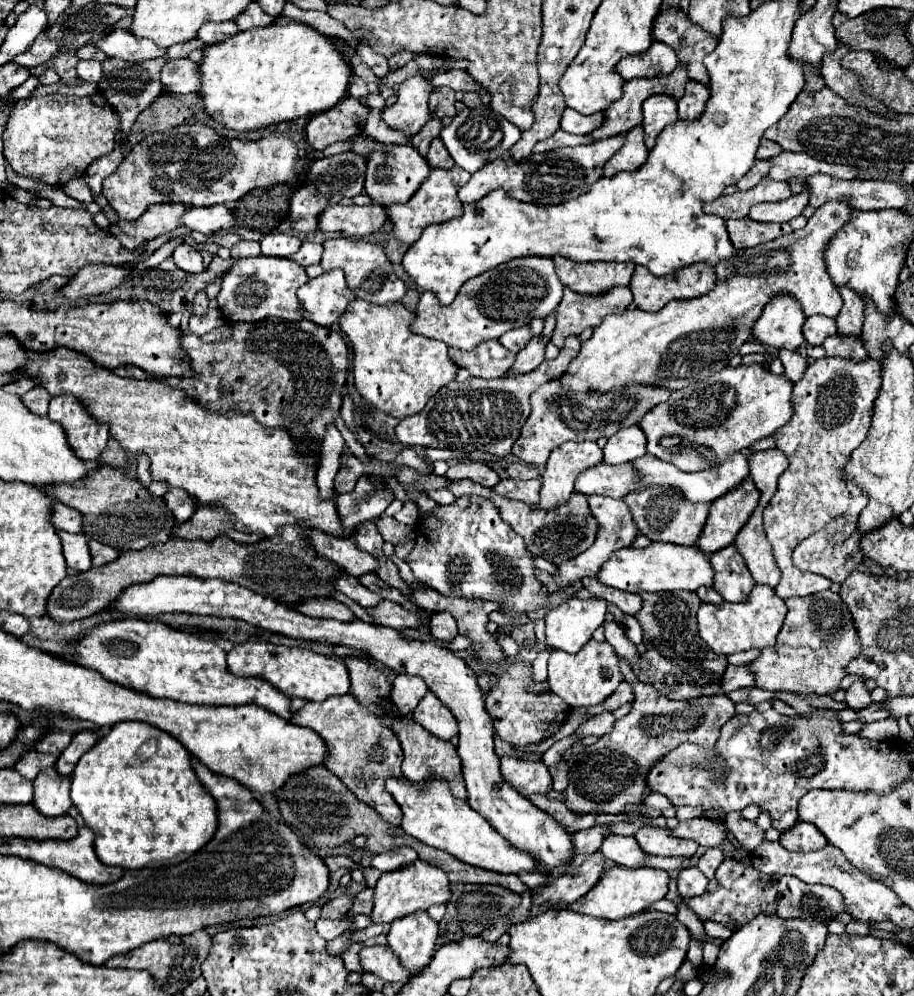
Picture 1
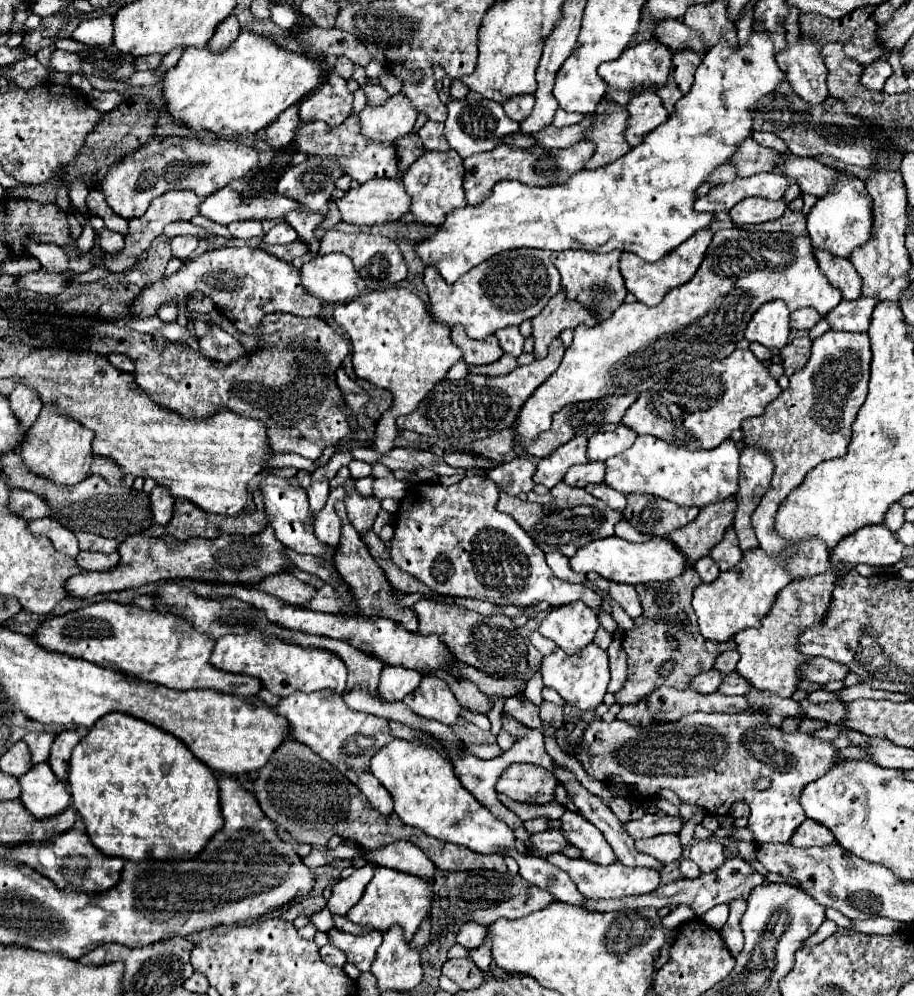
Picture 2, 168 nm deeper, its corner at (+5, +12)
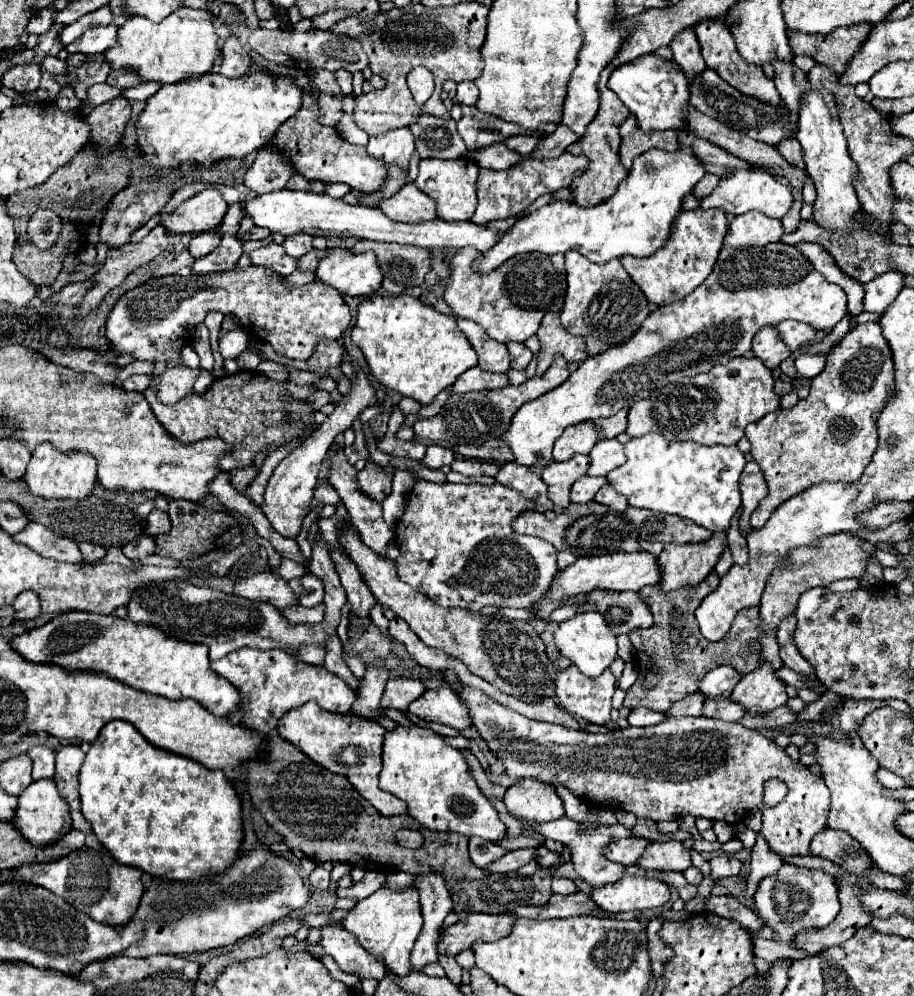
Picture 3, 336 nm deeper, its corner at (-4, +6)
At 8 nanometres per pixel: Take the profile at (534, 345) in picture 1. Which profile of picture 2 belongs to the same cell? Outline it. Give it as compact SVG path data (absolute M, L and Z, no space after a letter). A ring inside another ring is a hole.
M502 355L496 363L490 363L490 365L468 365L468 371L470 373L478 373L478 375L490 375L490 377L496 377L496 375L506 375L510 371L516 369L516 359L512 355Z

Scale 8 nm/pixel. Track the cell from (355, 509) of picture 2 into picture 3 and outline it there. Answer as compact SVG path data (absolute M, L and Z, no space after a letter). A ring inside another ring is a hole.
M373 461L365 465L363 471L357 473L357 483L361 493L365 493L369 499L383 503L385 497L391 493L391 477L387 477L379 465Z

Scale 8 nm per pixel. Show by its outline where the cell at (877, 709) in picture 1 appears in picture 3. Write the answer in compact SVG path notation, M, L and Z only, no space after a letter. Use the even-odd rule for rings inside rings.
M783 705L767 713L765 717L745 714L739 722L749 729L757 729L757 731L763 732L767 729L778 728L793 723L797 720L798 715L799 713L793 713L786 705Z

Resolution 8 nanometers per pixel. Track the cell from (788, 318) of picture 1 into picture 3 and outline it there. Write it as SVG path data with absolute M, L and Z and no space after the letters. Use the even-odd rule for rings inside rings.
M769 325L767 329L759 329L759 333L753 337L753 353L757 359L761 359L769 369L775 369L783 359L791 355L787 345L779 341L779 333L775 333L775 327Z

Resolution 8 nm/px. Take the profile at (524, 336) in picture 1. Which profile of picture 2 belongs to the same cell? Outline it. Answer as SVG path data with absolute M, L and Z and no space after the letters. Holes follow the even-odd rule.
M506 327L502 331L496 331L494 333L500 341L500 347L504 349L504 353L510 353L514 357L518 357L522 353L522 347L524 347L524 337L520 335L518 327Z

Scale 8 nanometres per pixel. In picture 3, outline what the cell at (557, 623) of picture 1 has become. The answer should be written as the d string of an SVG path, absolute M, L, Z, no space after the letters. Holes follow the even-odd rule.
M597 611L591 613L579 613L573 619L567 619L563 623L559 623L555 635L555 645L559 647L559 651L571 659L573 665L579 667L579 671L583 671L587 677L597 677L603 673L603 669L607 669L613 659L617 657L617 639L611 633L609 625L605 623L603 615Z

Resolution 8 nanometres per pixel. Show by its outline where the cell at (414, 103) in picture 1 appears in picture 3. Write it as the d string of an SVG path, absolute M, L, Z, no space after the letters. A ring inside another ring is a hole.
M409 127L387 131L379 137L371 137L367 145L367 153L385 161L397 163L401 167L409 165L409 157L415 151L415 137Z

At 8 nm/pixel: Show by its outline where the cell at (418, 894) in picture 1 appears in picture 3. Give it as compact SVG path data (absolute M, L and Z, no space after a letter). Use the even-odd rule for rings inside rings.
M383 885L373 895L359 901L351 909L351 913L345 917L343 923L345 923L345 929L349 933L353 933L357 937L357 941L367 951L377 955L393 973L397 973L399 977L405 977L411 971L411 967L409 967L411 949L423 927L419 893L415 887L393 891L393 889L387 889L387 885Z

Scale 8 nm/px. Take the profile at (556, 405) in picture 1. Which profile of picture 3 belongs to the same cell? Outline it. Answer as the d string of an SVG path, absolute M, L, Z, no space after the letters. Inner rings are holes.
M621 409L613 417L603 417L595 421L583 421L579 425L571 425L565 429L565 433L555 441L553 459L555 461L567 461L577 453L589 453L595 443L603 439L613 439L619 433L627 429L627 409Z

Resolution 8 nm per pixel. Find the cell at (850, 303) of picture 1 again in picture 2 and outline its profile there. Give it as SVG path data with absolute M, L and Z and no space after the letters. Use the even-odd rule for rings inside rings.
M814 247L814 257L820 271L841 291L844 300L851 301L861 296L862 279L848 259L836 257L820 247Z

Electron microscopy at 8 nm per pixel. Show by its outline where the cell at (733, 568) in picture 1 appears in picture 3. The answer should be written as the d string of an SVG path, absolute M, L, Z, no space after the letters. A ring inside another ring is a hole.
M737 513L733 517L731 527L727 529L727 541L729 541L729 551L733 555L735 565L745 565L749 561L749 557L747 557L747 541L745 541L745 537L739 531L739 515L741 513Z

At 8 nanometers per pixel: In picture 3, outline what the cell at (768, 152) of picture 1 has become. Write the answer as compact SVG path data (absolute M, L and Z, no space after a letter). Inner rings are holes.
M785 139L785 141L781 141L781 143L777 145L777 151L779 151L787 161L791 161L793 165L797 165L797 167L801 167L801 169L805 169L803 151L801 151L799 141L795 141L795 139Z

